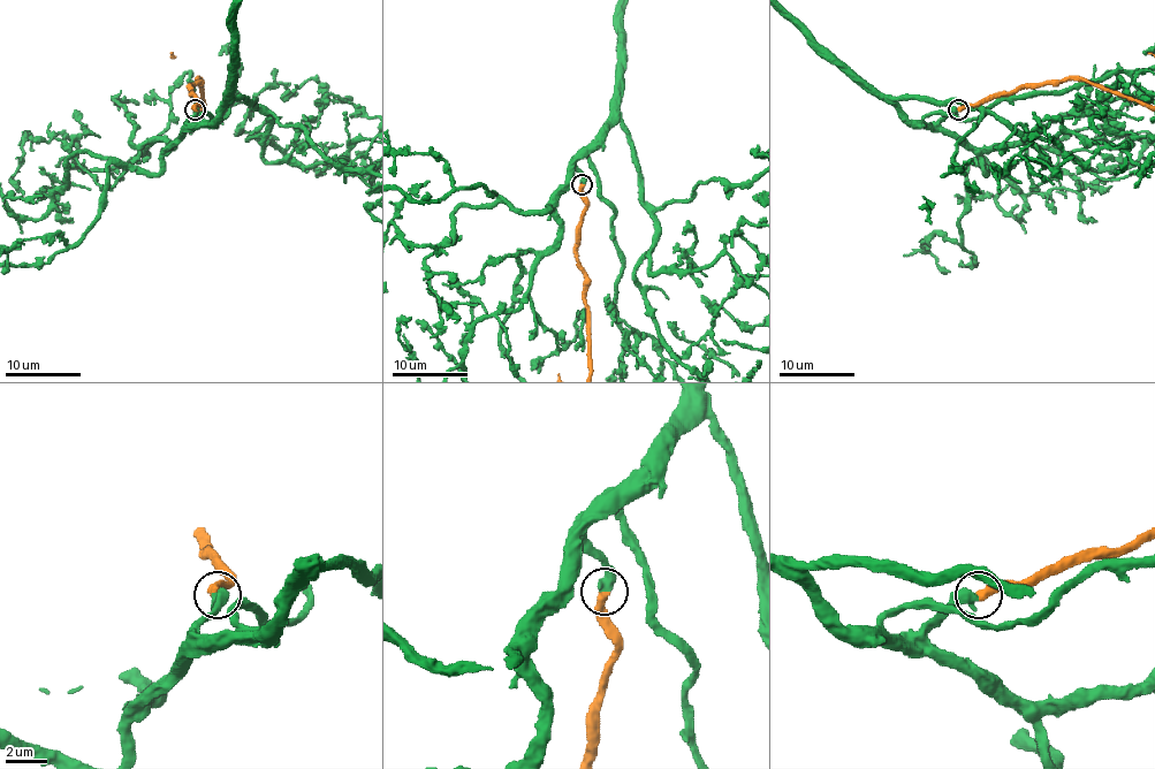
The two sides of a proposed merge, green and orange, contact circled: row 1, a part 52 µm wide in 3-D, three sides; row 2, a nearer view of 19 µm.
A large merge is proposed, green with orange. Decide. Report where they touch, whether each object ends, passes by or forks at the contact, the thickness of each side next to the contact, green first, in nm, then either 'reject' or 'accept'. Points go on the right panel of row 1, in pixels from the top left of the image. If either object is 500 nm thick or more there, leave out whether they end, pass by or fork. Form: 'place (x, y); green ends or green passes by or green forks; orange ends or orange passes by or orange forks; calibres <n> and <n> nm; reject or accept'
place (958, 109); green ends; orange ends; calibres 480 and 400 nm; accept

